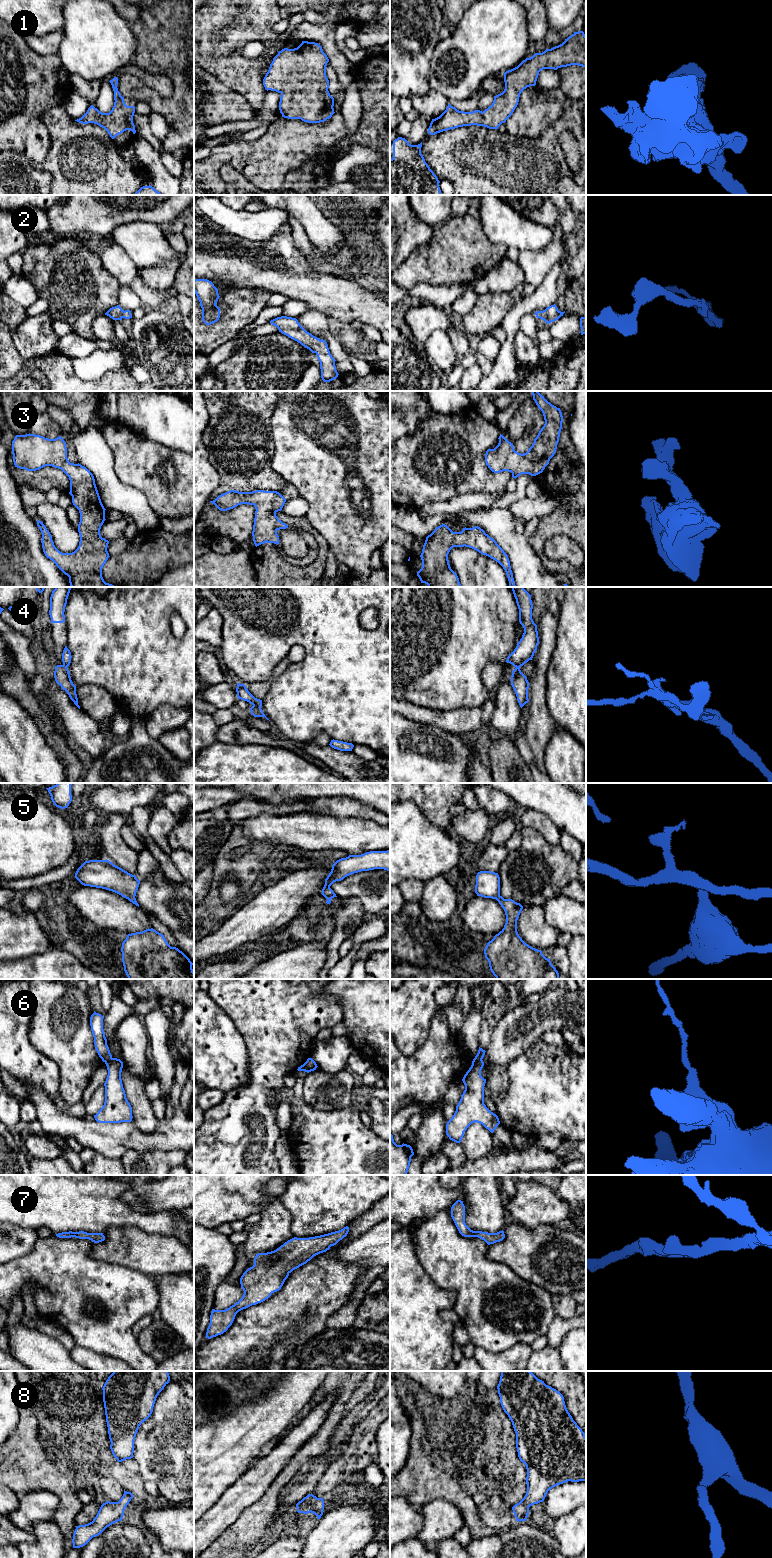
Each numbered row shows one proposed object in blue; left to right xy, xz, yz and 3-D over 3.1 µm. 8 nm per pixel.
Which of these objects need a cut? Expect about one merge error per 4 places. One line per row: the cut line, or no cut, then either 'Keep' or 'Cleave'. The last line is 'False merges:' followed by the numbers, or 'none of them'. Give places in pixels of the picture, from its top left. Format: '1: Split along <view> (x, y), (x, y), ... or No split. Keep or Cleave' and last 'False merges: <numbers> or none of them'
1: No split. Keep
2: No split. Keep
3: No split. Keep
4: No split. Keep
5: Split along xz (329, 887), (322, 891). Cleave
6: Split along xy (111, 1057), (105, 1062). Cleave
7: No split. Keep
8: No split. Keep
False merges: 5, 6

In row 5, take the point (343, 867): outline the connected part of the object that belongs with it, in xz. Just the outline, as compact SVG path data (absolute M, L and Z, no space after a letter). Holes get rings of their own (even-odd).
M390 850L370 851L361 855L349 855L337 860L325 879L322 891L330 888L334 882L341 881L351 874L374 869L390 871Z

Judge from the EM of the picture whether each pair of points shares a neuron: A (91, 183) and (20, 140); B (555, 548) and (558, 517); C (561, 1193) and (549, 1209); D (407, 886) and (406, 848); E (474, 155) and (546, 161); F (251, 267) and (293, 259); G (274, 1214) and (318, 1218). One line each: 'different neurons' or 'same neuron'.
A: different neurons
B: different neurons
C: different neurons
D: different neurons
E: same neuron
F: same neuron
G: different neurons

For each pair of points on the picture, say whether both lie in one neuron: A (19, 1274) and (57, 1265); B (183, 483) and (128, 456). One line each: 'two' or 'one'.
A: one
B: one

